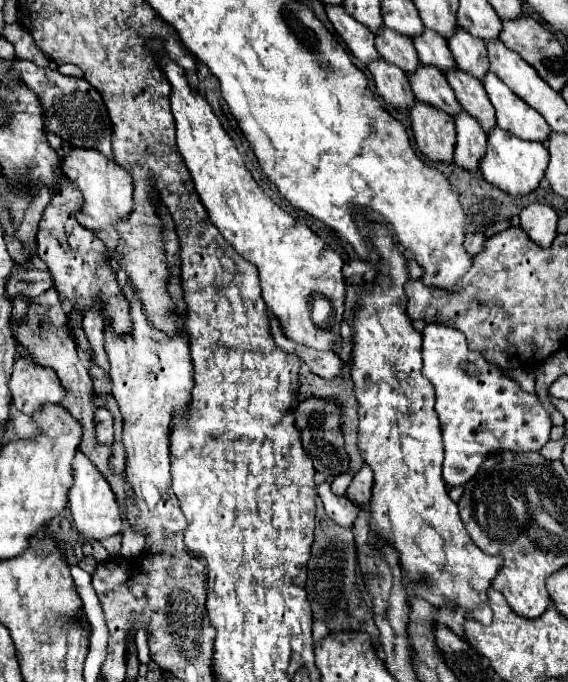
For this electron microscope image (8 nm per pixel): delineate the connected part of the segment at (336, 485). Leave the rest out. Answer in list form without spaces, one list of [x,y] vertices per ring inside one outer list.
[[[341,473],[341,475],[337,475],[335,479],[333,479],[333,483],[331,483],[331,491],[335,493],[335,495],[345,495],[347,493],[347,487],[349,487],[349,483],[351,483],[351,475],[349,473]]]

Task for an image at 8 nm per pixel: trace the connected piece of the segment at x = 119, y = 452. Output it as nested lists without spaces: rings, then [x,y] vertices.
[[[113,443],[113,455],[111,455],[111,465],[117,473],[123,473],[125,471],[125,451],[123,451],[123,445],[119,443]]]

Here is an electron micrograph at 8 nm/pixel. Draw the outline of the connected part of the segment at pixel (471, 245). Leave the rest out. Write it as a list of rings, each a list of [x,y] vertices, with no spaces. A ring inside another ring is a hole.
[[[471,233],[471,235],[465,237],[465,249],[471,255],[477,255],[483,249],[483,243],[485,243],[485,235],[483,233]]]

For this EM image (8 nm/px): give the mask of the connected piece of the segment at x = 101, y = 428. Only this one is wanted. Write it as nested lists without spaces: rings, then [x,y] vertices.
[[[105,407],[97,409],[97,441],[103,445],[113,443],[113,415]]]

